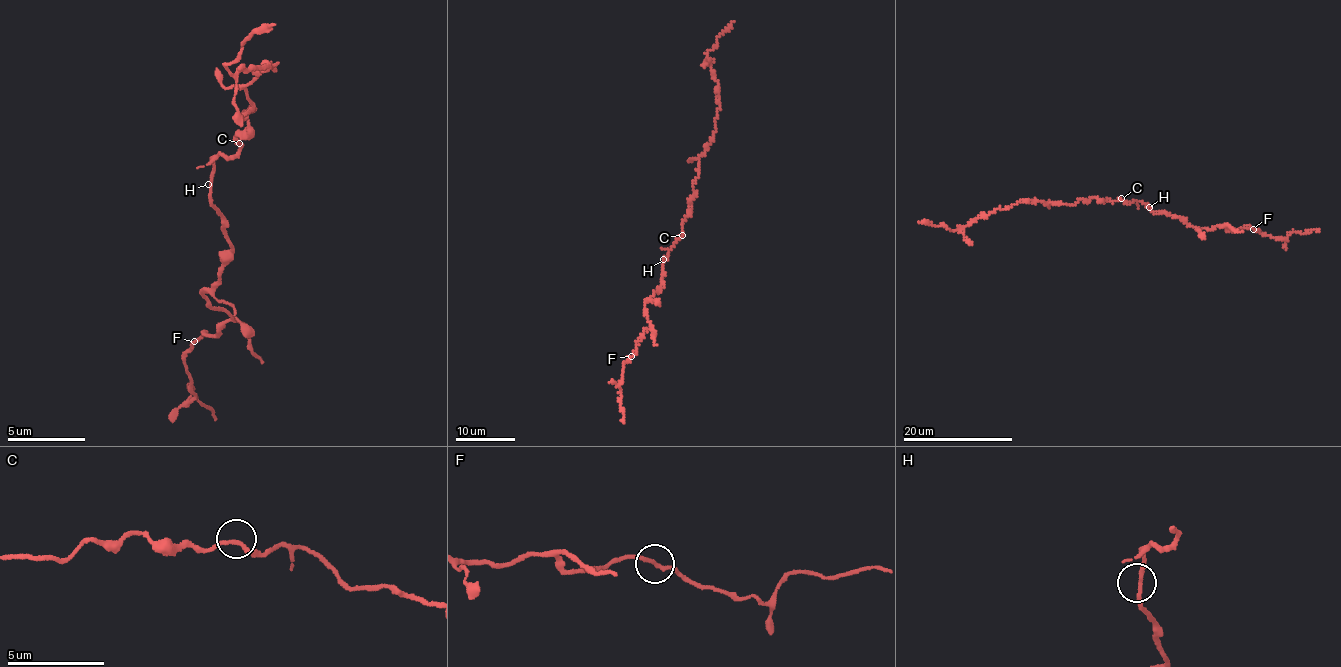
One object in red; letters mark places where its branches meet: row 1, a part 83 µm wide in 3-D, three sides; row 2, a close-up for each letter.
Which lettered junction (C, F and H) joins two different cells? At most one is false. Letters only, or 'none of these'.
F

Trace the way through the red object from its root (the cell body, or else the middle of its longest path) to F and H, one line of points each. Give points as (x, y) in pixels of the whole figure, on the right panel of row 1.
F: (1121, 200), (1143, 202), (1154, 212), (1182, 217), (1201, 229), (1223, 225), (1236, 231), (1252, 228)
H: (1121, 200), (1143, 202), (1149, 207)

